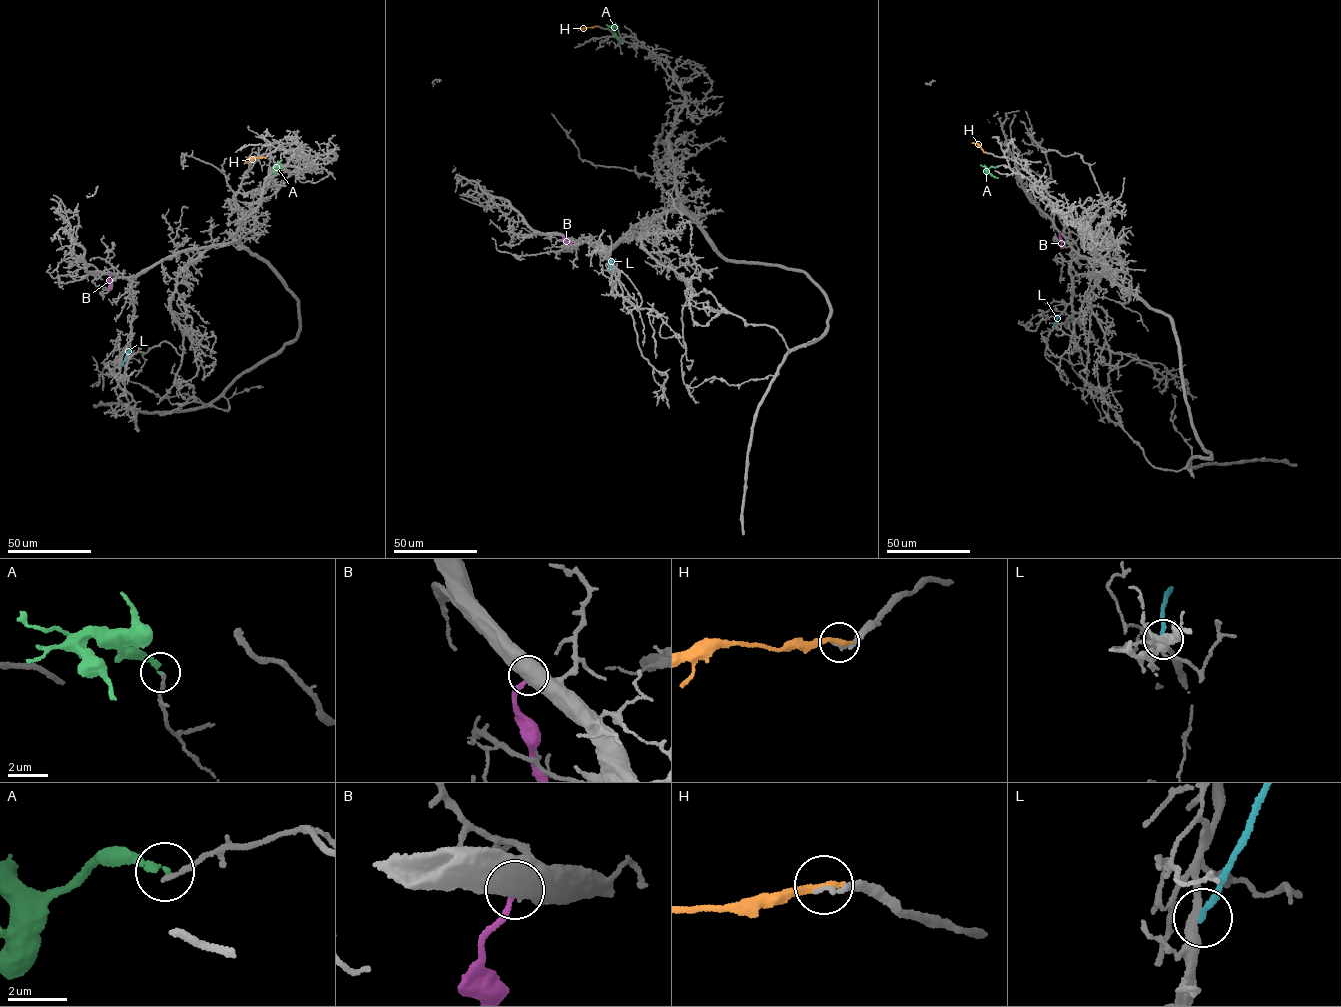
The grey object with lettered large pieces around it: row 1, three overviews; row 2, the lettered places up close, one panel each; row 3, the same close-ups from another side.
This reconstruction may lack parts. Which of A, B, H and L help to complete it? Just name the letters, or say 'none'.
none

